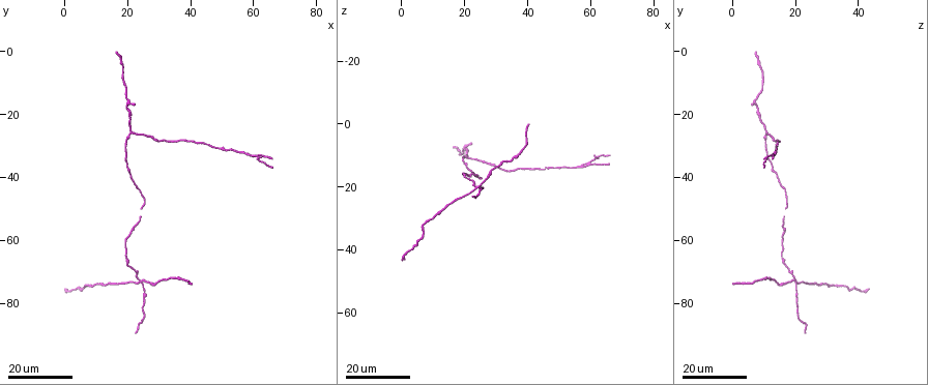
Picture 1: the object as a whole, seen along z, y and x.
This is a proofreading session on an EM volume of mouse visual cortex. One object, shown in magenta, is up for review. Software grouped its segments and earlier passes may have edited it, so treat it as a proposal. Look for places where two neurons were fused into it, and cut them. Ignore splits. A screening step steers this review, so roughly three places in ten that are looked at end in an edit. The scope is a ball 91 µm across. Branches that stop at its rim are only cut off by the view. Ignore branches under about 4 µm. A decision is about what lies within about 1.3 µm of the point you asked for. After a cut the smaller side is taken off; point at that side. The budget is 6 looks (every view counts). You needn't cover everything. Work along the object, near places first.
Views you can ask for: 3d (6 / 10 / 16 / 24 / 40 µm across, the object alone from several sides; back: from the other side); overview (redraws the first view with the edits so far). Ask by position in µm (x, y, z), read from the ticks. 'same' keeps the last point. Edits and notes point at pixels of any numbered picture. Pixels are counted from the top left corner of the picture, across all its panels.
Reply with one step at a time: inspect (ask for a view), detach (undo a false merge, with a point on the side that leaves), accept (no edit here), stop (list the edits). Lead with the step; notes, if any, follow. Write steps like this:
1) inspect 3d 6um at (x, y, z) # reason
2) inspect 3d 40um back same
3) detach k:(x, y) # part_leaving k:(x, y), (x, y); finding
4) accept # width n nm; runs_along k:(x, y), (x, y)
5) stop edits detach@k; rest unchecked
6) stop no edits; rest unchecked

inspect 3d 16um at (49.5, 30.5, 13.5) # thick turns thin

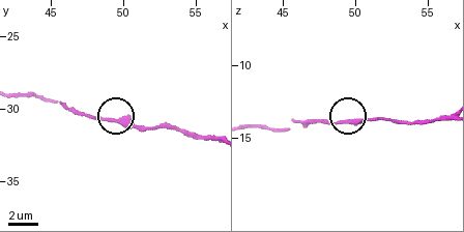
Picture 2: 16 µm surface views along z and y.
inspect 3d 10um at (49.0, 30.6, 14.0)

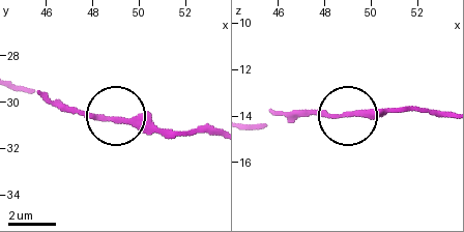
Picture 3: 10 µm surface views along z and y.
accept # width 230 nm; all the same neuron

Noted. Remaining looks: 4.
inspect 3d 24um at (23.5, 73.5, 20.0) # four arms meet

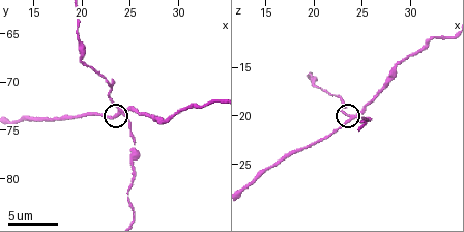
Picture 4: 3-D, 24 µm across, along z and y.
inspect 3d 6um at (24.0, 73.2, 20.2) # zoom in

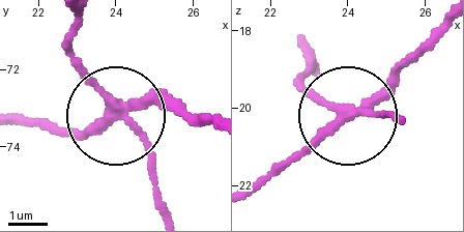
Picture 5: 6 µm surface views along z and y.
detach 5:(160, 104) # width 230 nm; part_leaving 5:(110, 111), (74, 131), (24, 121); two neurons meet here

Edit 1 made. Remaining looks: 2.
stop edits detach@5; rest unchecked

